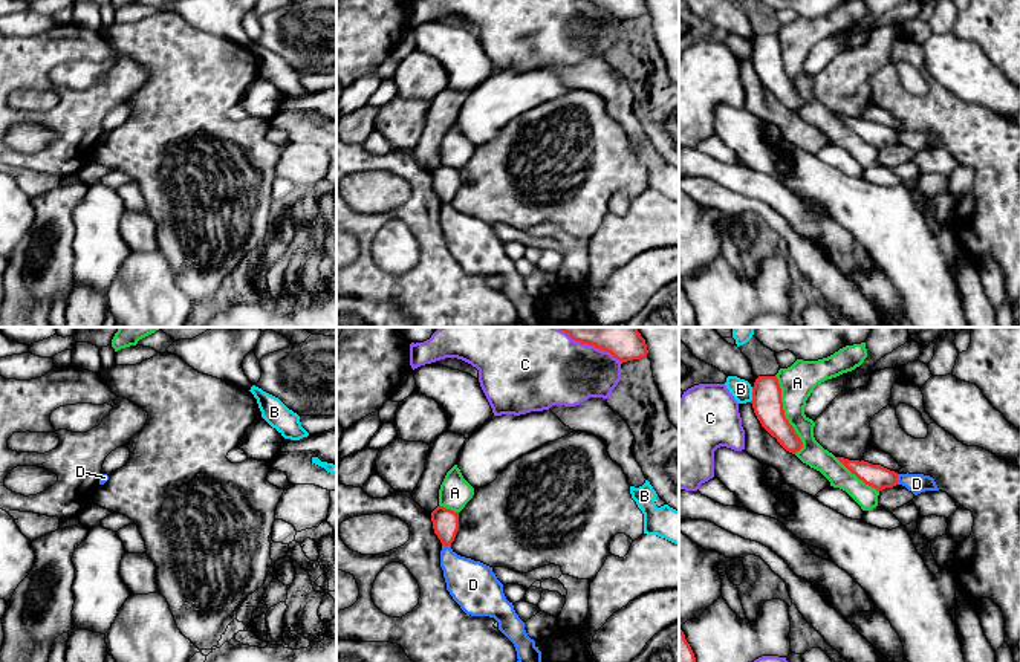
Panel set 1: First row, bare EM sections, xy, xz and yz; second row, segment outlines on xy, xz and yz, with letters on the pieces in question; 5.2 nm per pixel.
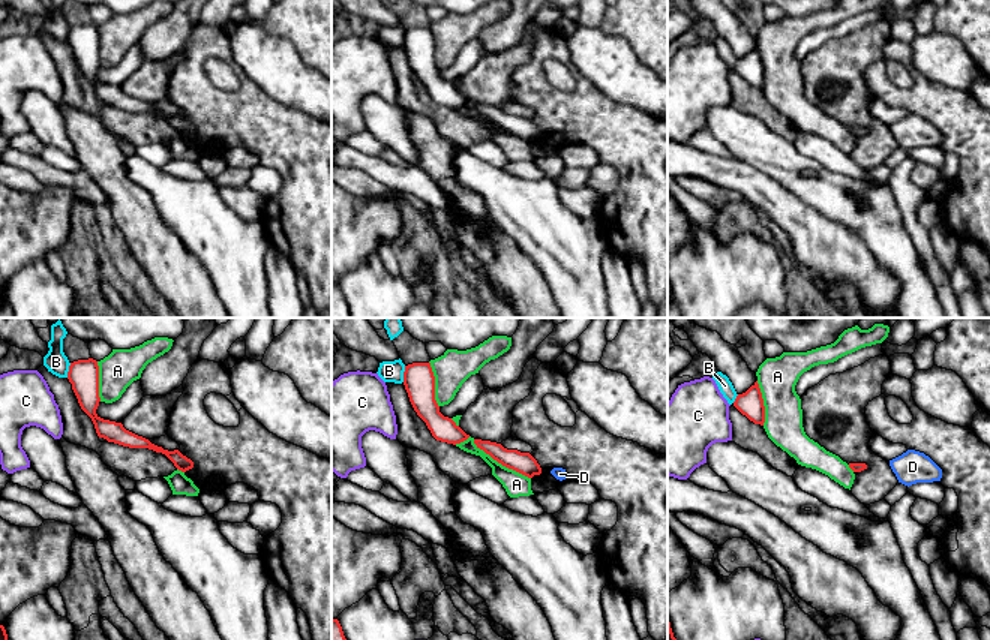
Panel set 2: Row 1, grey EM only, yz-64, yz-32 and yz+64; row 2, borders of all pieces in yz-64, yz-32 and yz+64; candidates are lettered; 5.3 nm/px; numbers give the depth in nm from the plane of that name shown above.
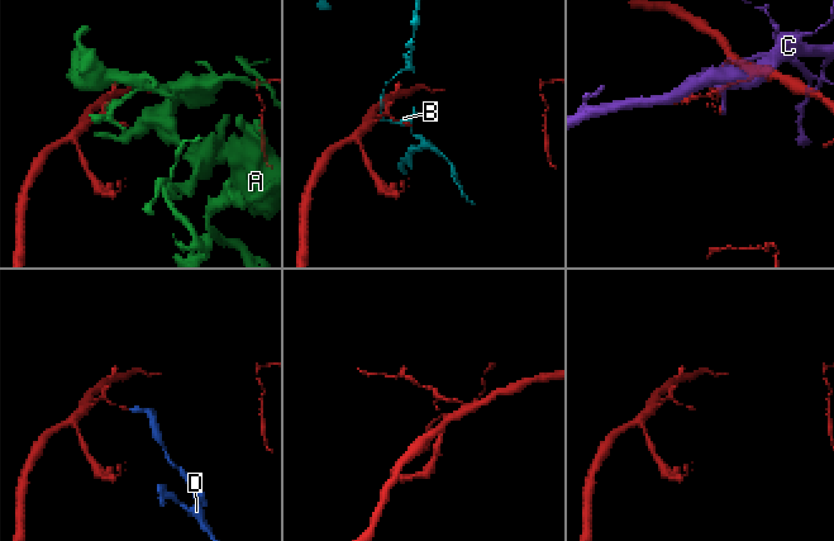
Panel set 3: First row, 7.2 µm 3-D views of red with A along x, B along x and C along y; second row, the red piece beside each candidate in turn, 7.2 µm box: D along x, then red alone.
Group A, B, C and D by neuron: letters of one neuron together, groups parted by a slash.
A / B / C / D

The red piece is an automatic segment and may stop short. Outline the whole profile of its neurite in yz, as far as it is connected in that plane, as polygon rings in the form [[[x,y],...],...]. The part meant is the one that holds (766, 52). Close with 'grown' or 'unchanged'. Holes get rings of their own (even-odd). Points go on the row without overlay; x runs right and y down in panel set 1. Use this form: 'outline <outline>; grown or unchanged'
outline [[[759,34],[752,44],[752,66],[762,84],[789,110],[795,112],[803,99],[784,73],[781,46],[777,34]]]; unchanged

